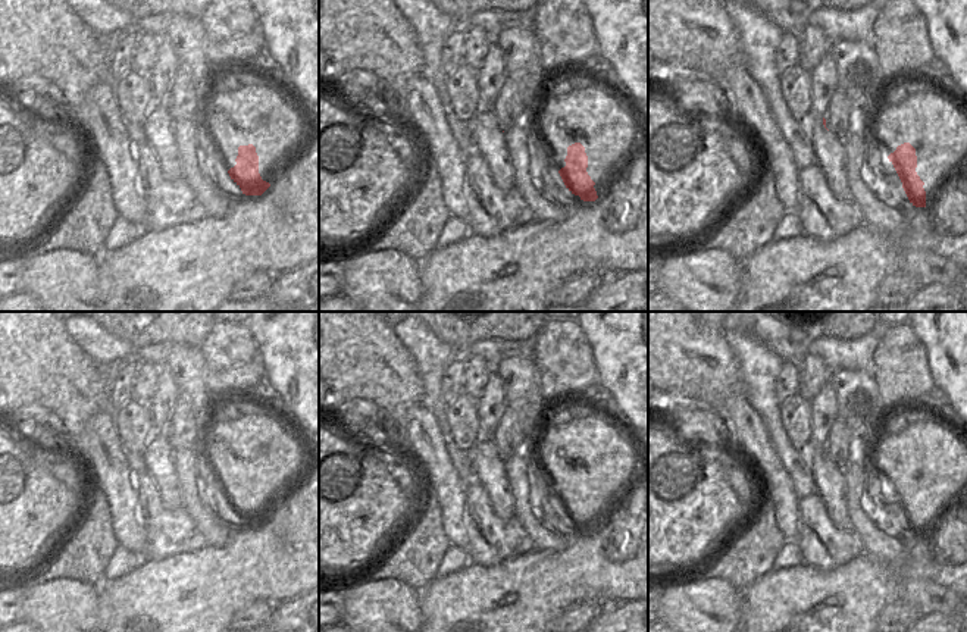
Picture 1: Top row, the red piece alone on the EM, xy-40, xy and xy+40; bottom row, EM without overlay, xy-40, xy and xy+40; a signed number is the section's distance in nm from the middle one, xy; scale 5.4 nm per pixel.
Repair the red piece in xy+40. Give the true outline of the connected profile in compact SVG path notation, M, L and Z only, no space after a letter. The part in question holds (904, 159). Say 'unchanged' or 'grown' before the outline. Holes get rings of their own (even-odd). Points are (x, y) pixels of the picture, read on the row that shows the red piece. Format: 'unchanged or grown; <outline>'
unchanged; M904 143L888 159L894 165L910 203L916 207L926 207L924 182L916 172L916 148L910 143Z

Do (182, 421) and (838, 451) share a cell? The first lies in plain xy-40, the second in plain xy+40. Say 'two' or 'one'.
one

